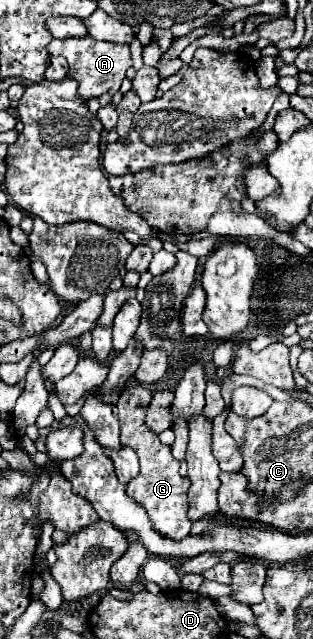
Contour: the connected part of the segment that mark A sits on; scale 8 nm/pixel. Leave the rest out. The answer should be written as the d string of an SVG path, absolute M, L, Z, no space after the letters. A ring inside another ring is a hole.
M91 36L87 38L67 38L67 40L51 40L49 42L49 54L53 56L65 56L69 62L69 78L75 78L79 82L79 94L87 100L93 96L101 96L103 92L115 94L125 78L127 68L131 66L129 58L129 46L123 44L109 44L109 42L99 42L93 40Z

